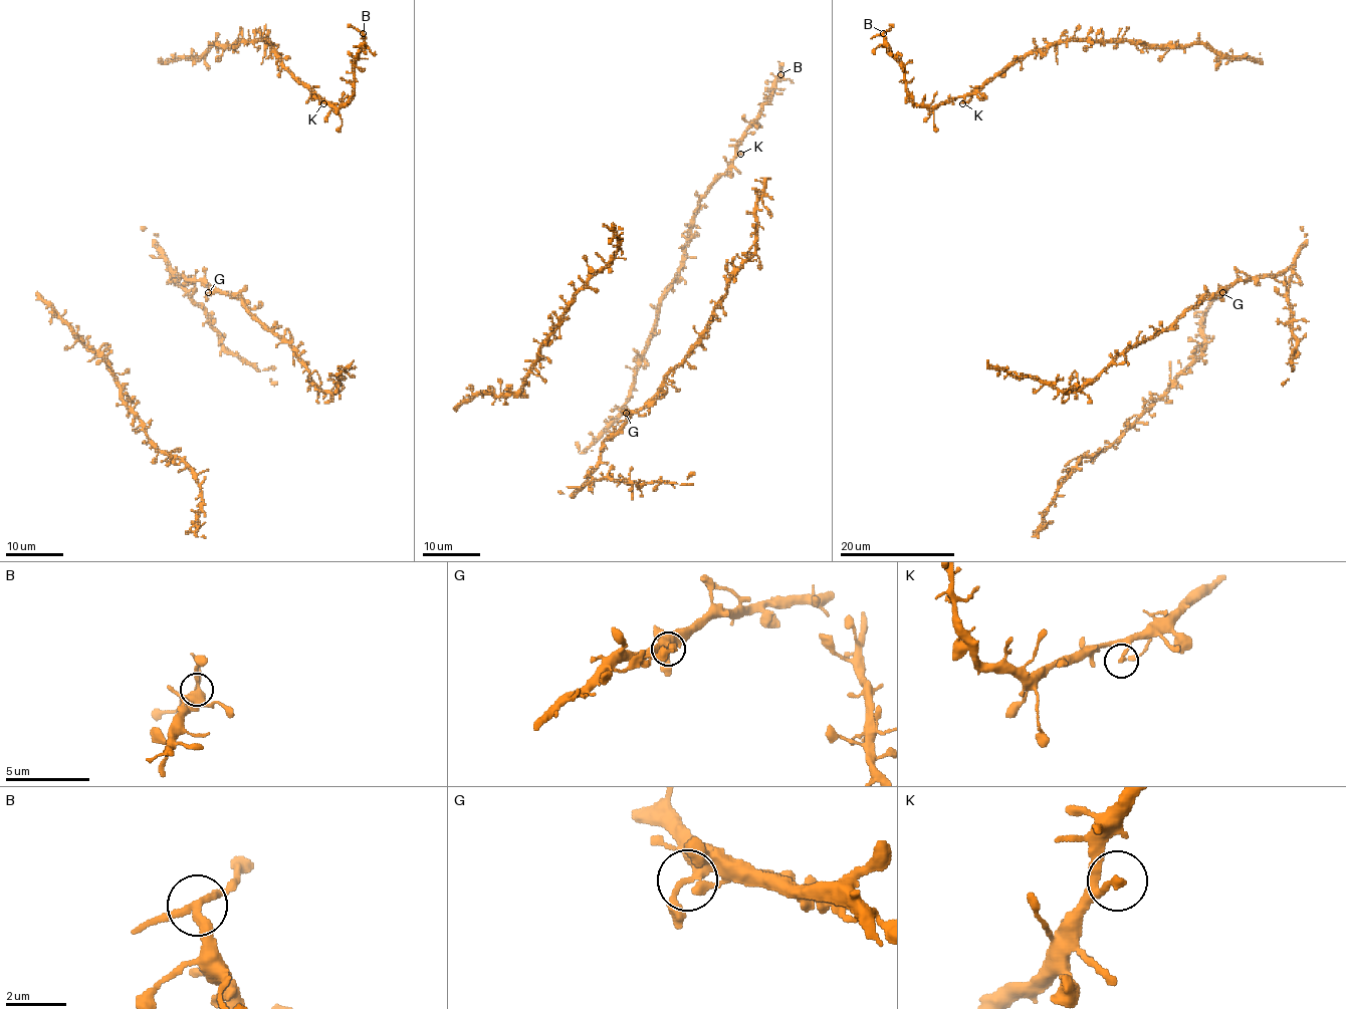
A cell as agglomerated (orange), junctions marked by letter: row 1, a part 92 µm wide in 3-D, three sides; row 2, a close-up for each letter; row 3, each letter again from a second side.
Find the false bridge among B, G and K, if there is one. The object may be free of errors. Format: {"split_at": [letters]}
{"split_at": ["B"]}

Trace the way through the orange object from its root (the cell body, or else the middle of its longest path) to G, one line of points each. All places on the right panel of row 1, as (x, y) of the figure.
G: (1300, 227), (1307, 234), (1306, 245), (1289, 267), (1276, 274), (1239, 279), (1222, 292)

